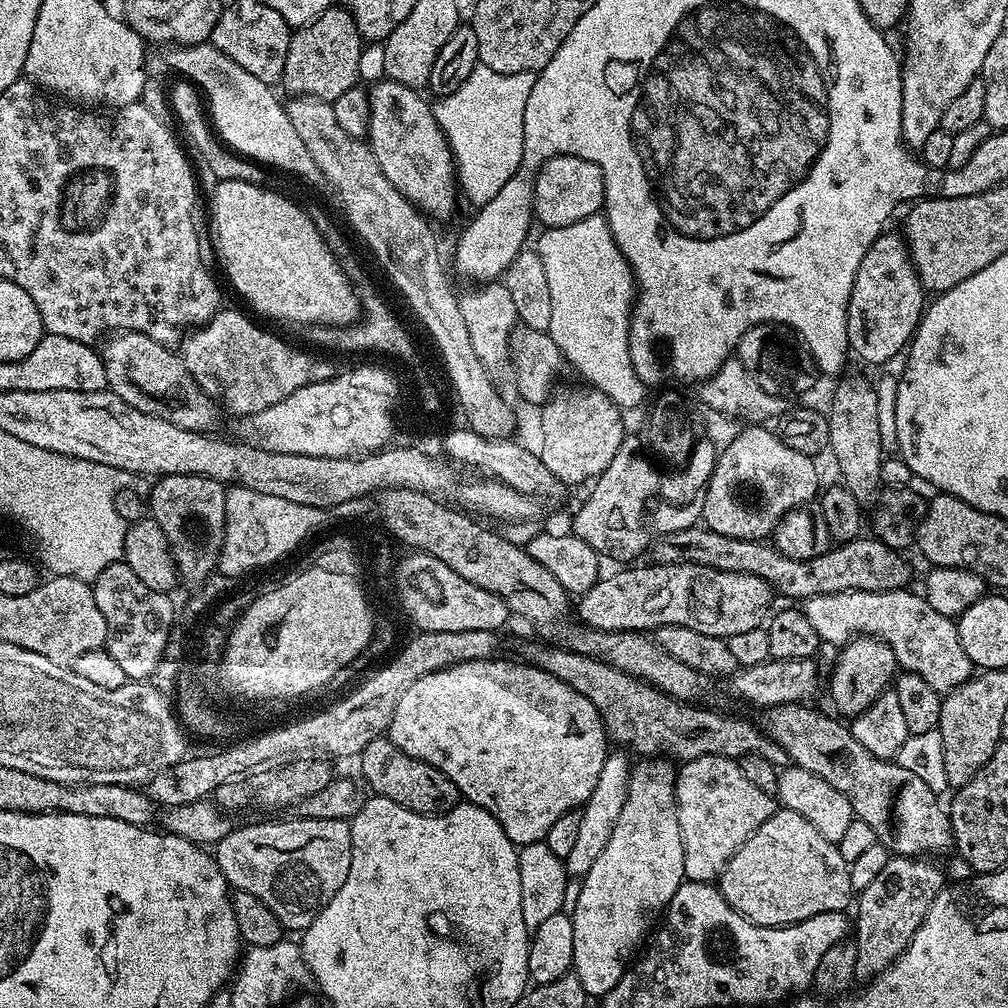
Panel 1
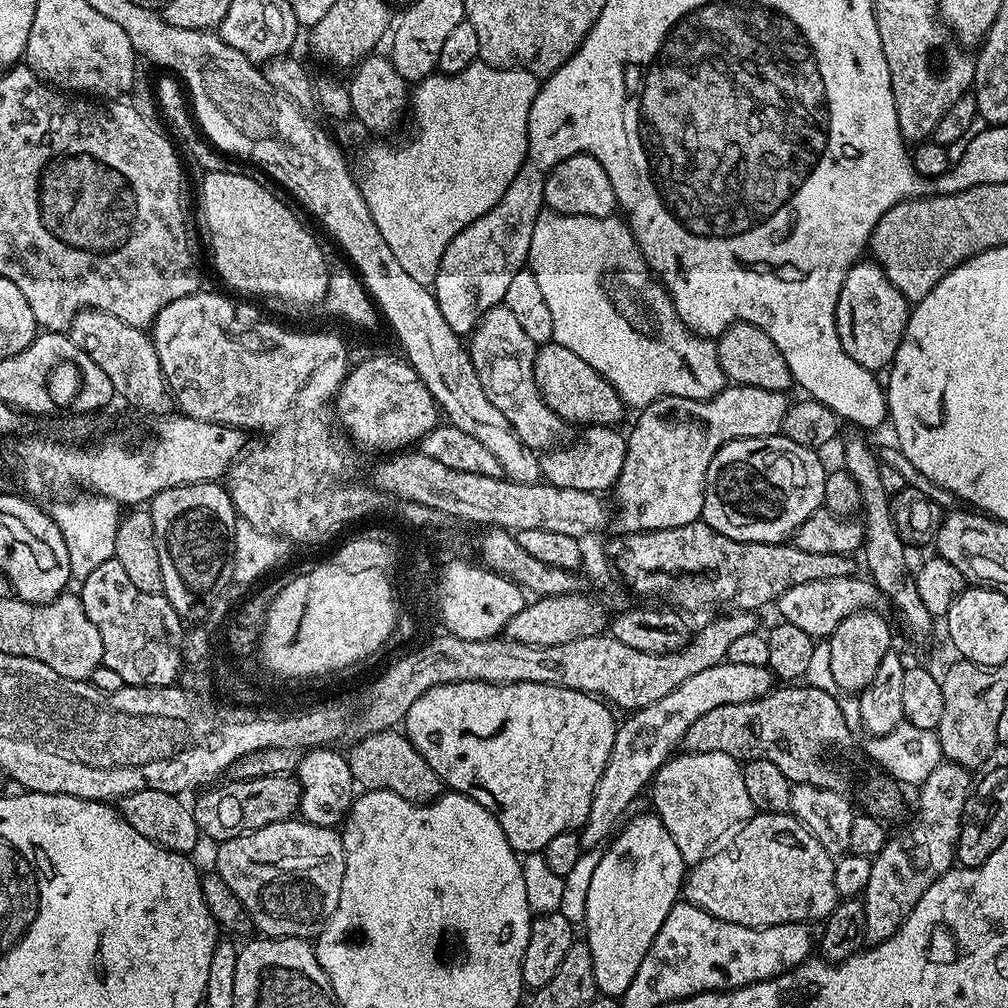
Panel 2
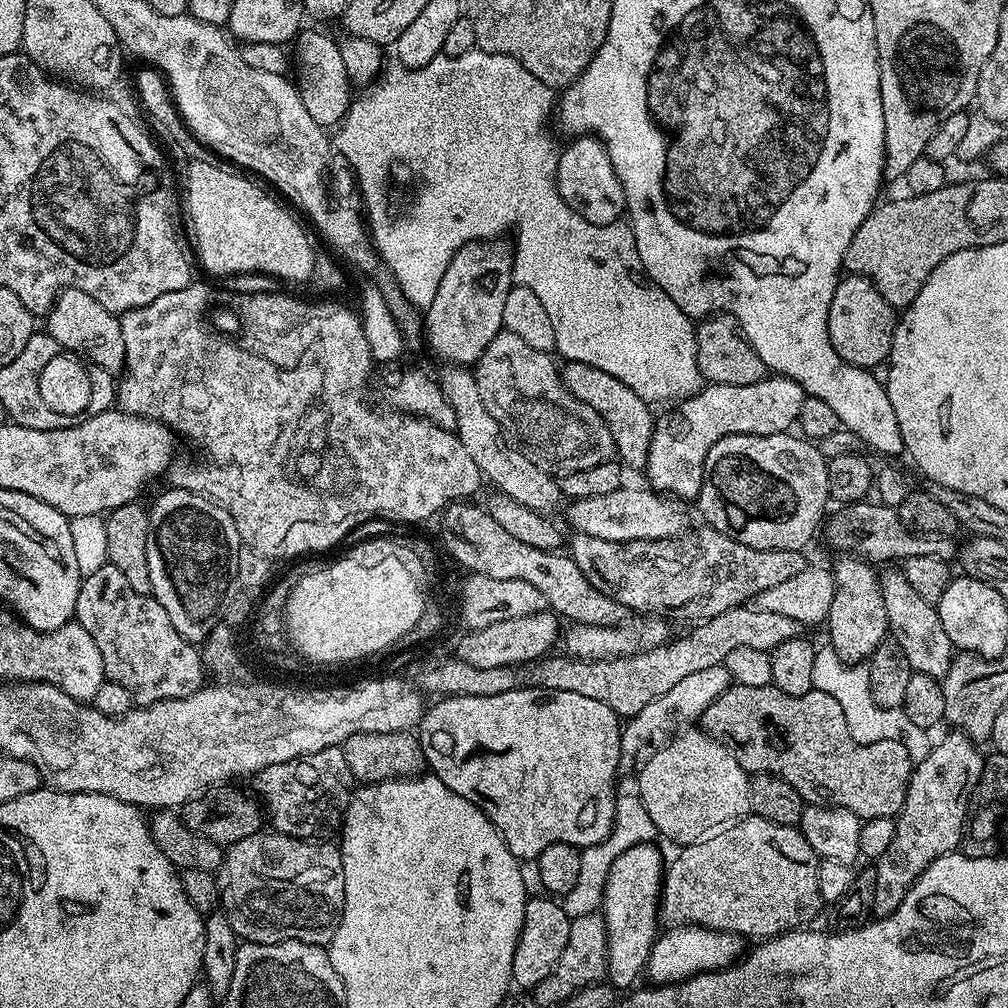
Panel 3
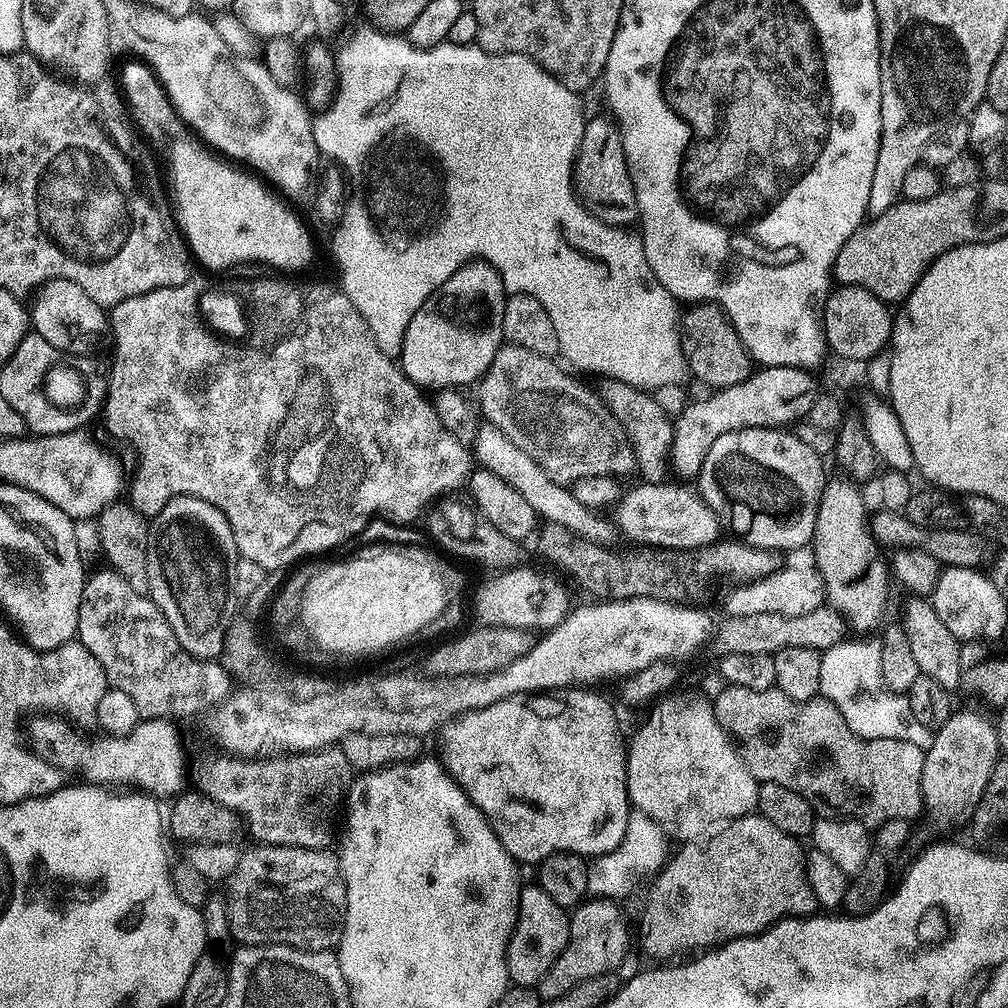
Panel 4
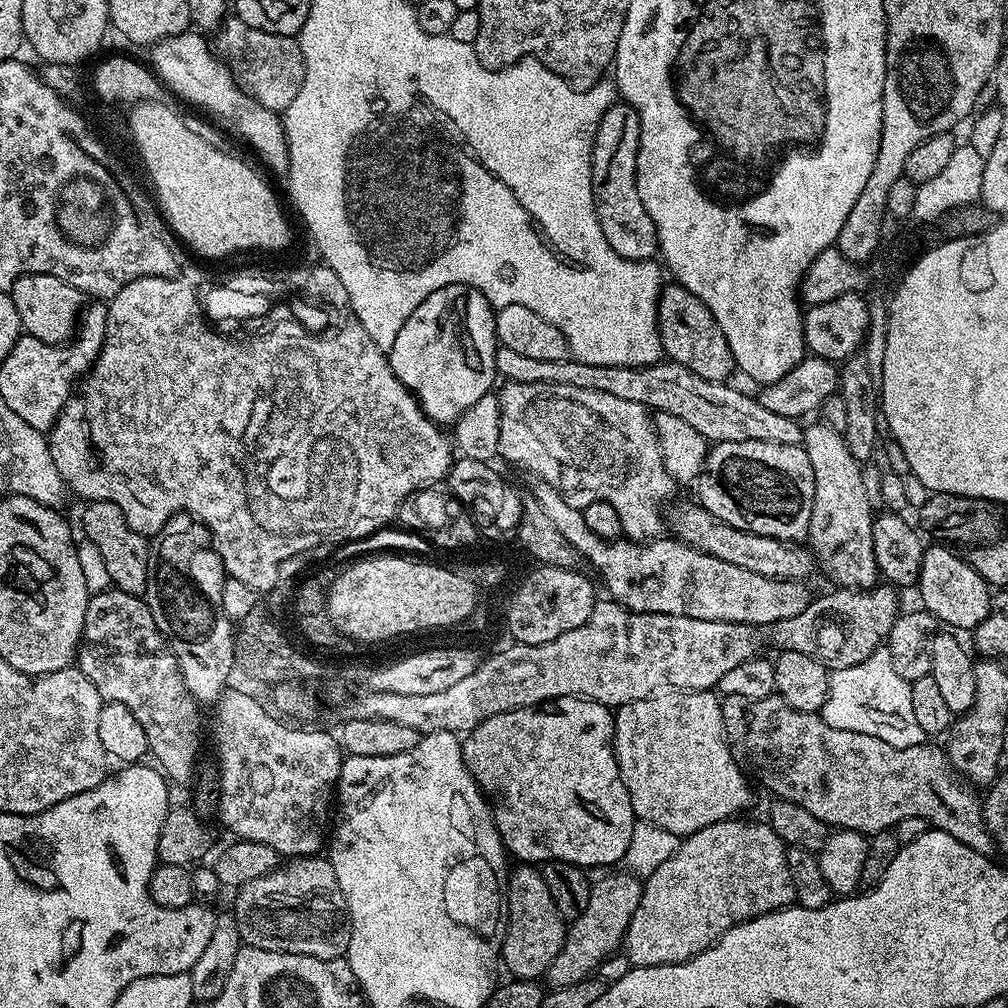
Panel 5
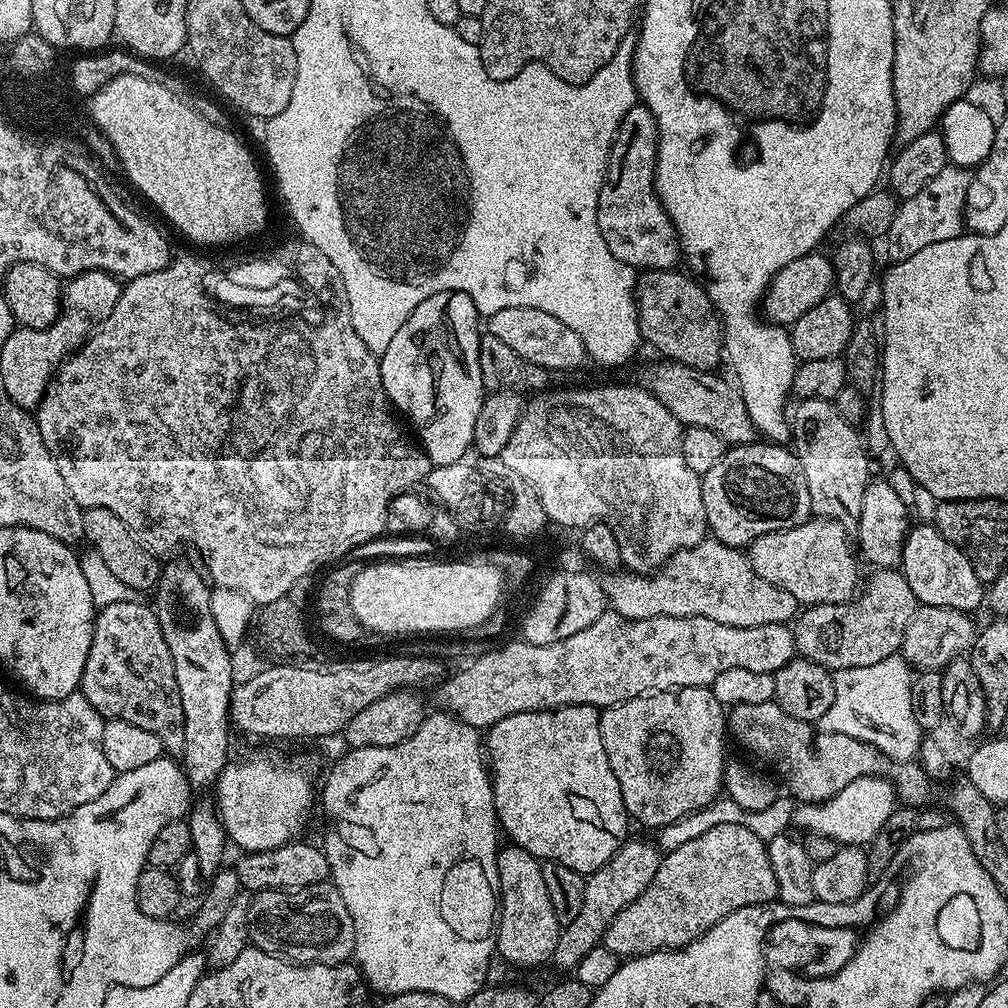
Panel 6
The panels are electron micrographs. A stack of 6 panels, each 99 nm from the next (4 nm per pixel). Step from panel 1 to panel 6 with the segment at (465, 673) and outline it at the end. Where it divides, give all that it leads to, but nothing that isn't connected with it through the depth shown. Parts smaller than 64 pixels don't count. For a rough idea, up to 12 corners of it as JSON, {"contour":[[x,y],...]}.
{"contour":[[601,709],[486,732],[499,827],[591,874],[629,839]]}

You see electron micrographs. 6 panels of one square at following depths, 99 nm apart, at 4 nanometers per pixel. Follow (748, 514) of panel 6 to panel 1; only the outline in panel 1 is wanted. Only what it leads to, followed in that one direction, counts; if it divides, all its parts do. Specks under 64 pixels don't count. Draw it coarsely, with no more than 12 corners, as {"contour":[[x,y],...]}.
{"contour":[[771,427],[720,452],[703,523],[763,541],[817,499],[813,457]]}

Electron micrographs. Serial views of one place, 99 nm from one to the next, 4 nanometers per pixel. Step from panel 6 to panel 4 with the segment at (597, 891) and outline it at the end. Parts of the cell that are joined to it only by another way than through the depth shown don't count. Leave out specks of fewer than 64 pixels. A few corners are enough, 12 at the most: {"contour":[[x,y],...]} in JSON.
{"contour":[[613,899],[571,909],[566,950],[539,982],[541,1001],[617,971],[628,920]]}

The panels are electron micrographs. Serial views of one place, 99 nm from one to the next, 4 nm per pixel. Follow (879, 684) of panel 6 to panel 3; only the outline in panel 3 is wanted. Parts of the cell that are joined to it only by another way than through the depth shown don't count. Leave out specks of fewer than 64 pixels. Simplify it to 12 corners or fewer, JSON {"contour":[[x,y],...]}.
{"contour":[[830,646],[814,658],[813,689],[830,694],[863,744],[902,742],[924,760],[929,733],[903,707],[883,708],[863,663]]}

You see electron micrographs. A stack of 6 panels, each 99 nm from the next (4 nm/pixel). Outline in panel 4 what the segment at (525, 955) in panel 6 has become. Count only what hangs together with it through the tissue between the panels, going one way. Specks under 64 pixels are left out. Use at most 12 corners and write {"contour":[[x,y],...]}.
{"contour":[[539,883],[521,887],[508,978],[536,988],[566,950],[569,919]]}

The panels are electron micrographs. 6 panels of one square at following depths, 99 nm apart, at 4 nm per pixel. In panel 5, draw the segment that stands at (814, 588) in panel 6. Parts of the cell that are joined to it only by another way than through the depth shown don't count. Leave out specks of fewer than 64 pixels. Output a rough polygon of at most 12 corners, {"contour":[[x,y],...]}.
{"contour":[[699,503],[669,511],[671,535],[775,580],[807,581],[814,556],[796,542],[715,520]]}

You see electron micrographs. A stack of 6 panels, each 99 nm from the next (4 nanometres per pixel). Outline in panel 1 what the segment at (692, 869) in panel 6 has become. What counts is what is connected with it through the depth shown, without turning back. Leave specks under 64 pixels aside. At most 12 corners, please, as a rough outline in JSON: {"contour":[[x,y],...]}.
{"contour":[[781,807],[718,877],[784,928],[854,900],[839,844]]}

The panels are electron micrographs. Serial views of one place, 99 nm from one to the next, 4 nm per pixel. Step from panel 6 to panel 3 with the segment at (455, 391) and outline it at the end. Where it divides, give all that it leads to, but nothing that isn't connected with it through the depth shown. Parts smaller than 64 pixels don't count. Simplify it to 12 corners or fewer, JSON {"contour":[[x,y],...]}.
{"contour":[[463,244],[422,322],[435,354],[472,366],[500,335],[512,253]]}

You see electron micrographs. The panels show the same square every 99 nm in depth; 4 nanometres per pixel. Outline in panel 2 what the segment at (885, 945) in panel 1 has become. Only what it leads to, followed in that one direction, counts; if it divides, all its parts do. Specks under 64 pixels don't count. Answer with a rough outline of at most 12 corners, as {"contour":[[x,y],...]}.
{"contour":[[942,762],[916,817],[889,835],[862,893],[865,941],[881,944],[953,867],[974,787]]}

